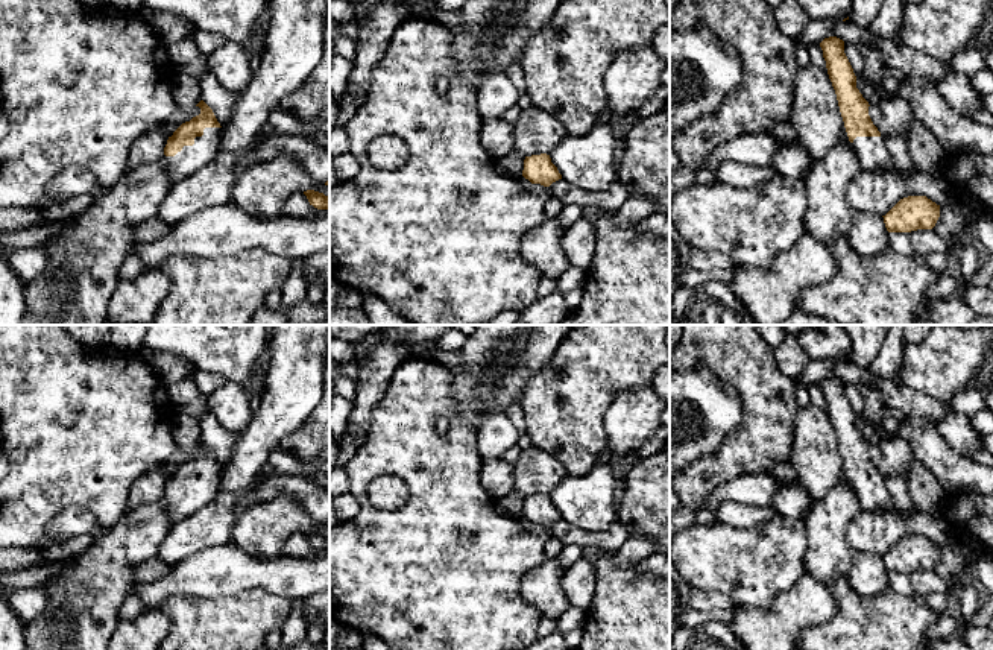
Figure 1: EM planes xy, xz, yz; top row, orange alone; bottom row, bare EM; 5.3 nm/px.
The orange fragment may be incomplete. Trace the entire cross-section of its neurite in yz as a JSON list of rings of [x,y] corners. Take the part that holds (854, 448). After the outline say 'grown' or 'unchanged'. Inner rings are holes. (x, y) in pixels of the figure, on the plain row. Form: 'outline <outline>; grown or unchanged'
outline [[[837,377],[820,383],[849,481],[853,484],[861,510],[891,510],[893,500],[884,477],[868,456],[868,442],[856,428],[856,416]]]; grown

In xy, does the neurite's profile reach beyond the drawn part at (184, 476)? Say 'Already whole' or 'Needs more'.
Needs more

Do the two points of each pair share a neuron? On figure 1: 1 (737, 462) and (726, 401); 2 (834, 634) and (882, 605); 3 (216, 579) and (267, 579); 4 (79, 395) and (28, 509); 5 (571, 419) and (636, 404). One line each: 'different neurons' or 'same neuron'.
1: different neurons
2: same neuron
3: same neuron
4: same neuron
5: different neurons

